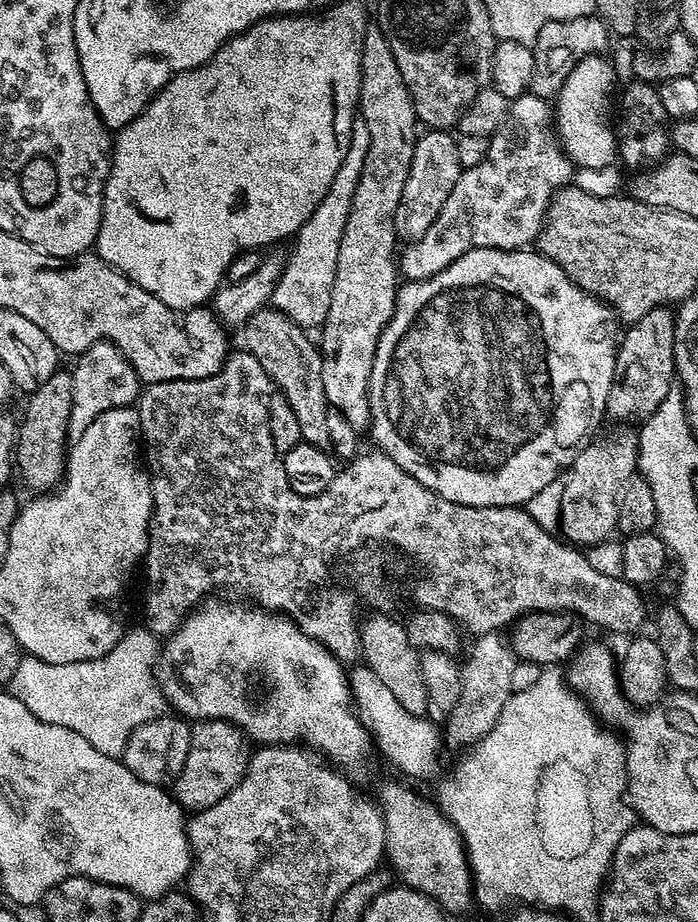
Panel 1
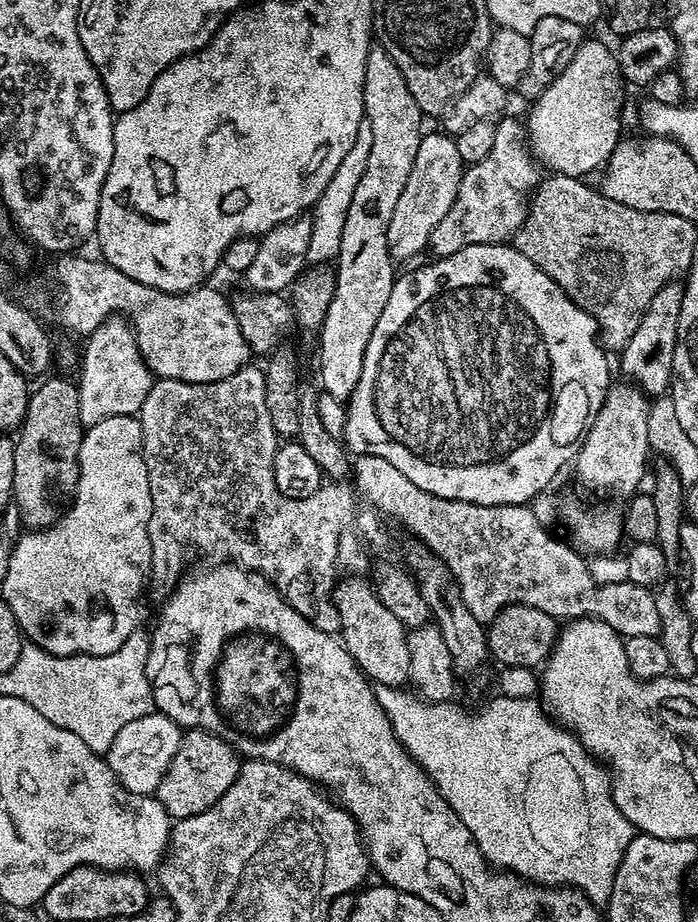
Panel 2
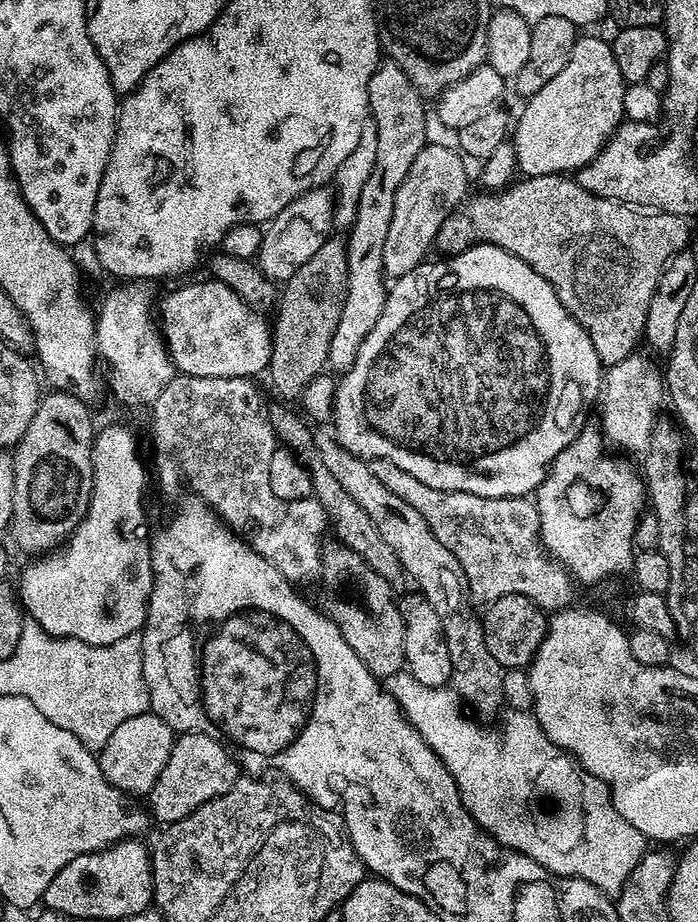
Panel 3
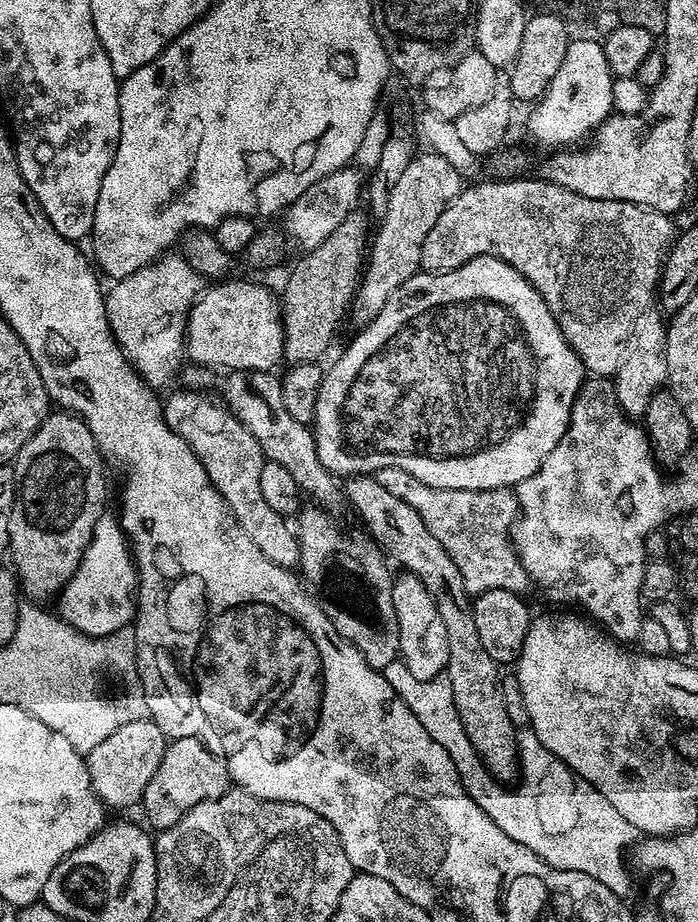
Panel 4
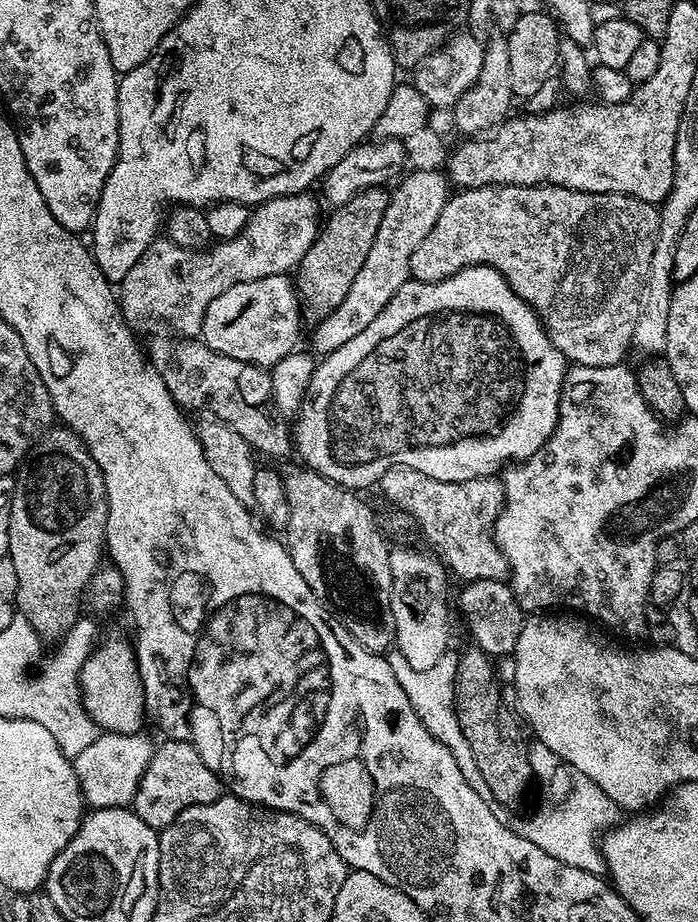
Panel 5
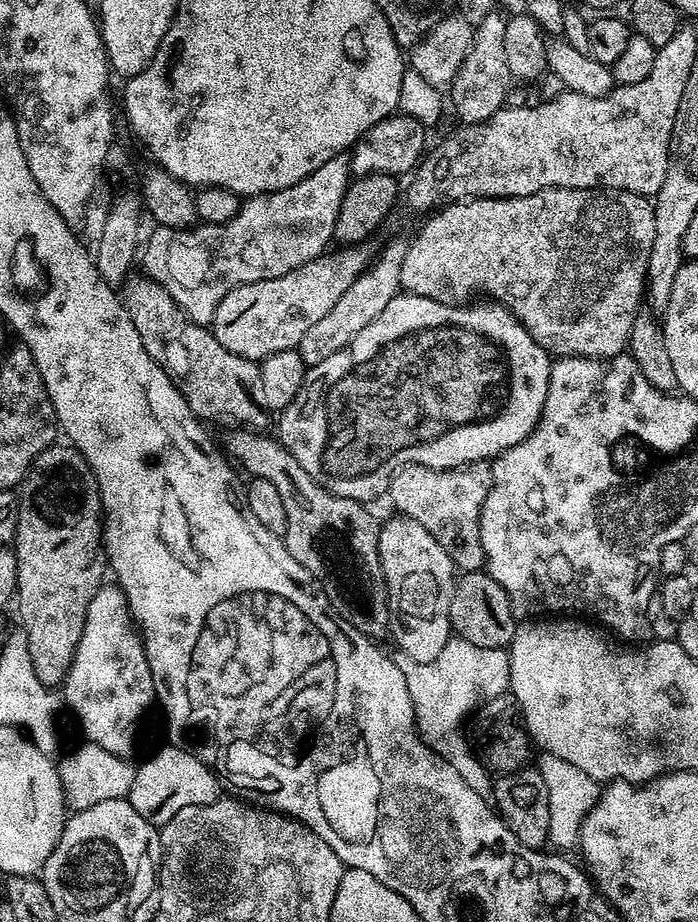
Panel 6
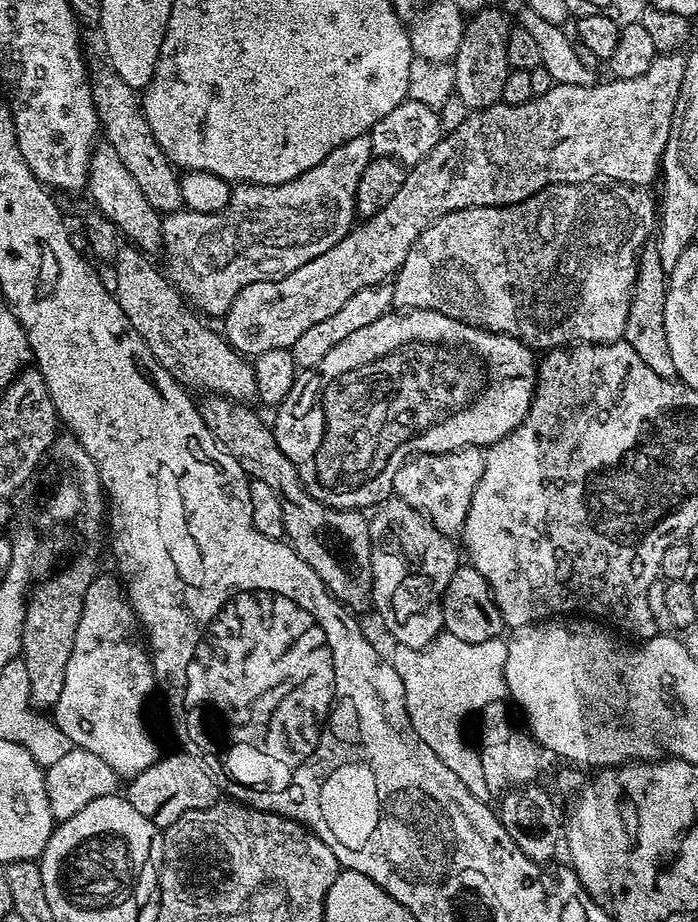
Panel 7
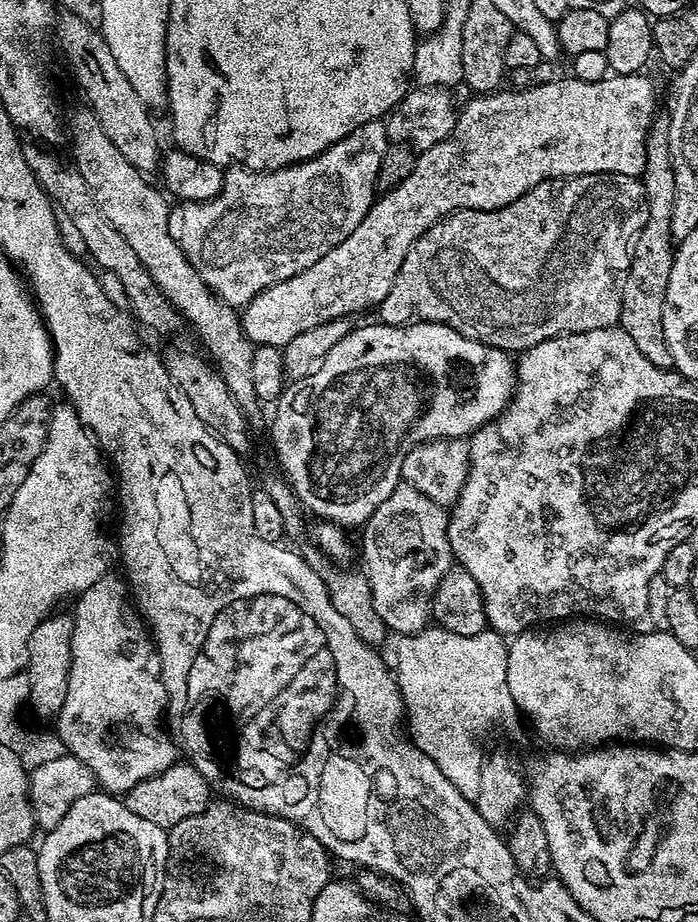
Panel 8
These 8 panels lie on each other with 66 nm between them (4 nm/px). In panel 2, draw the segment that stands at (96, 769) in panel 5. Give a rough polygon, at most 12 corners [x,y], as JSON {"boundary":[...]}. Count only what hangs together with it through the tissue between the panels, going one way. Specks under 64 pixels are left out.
{"boundary":[[153,711],[118,730],[106,759],[127,792],[150,796],[182,729]]}

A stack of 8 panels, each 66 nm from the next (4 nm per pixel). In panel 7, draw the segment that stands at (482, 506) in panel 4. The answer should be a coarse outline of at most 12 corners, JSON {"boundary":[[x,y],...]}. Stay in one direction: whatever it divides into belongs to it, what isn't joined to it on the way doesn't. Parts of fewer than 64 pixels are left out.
{"boundary":[[484,452],[418,453],[394,474],[395,499],[442,534],[464,531]]}

